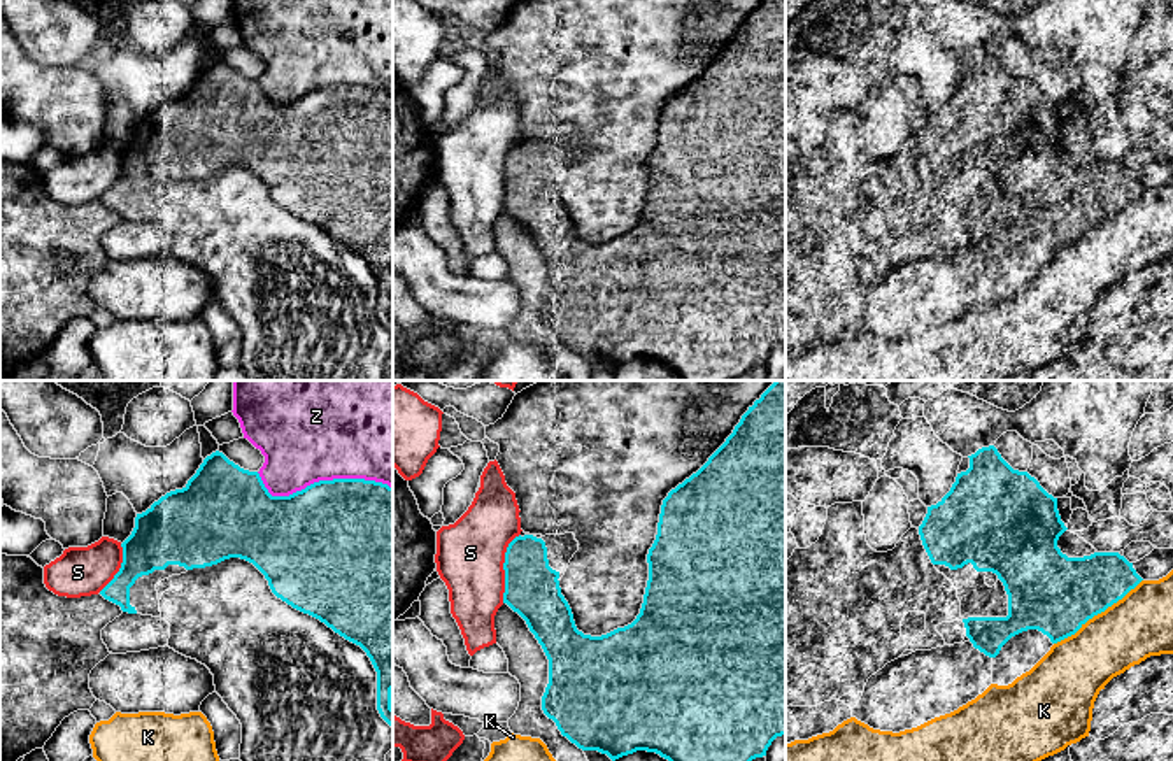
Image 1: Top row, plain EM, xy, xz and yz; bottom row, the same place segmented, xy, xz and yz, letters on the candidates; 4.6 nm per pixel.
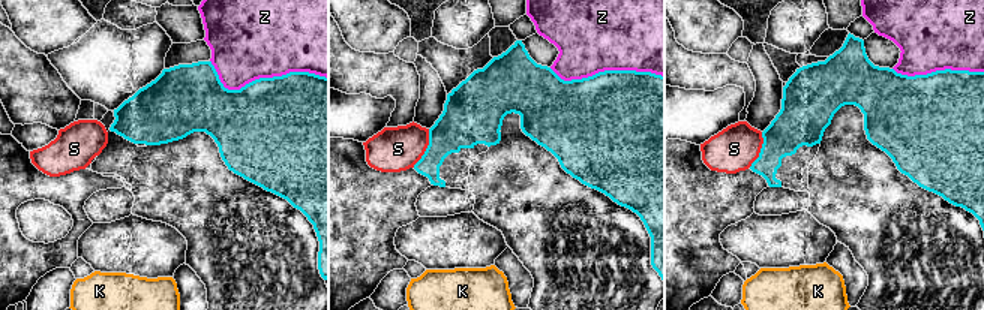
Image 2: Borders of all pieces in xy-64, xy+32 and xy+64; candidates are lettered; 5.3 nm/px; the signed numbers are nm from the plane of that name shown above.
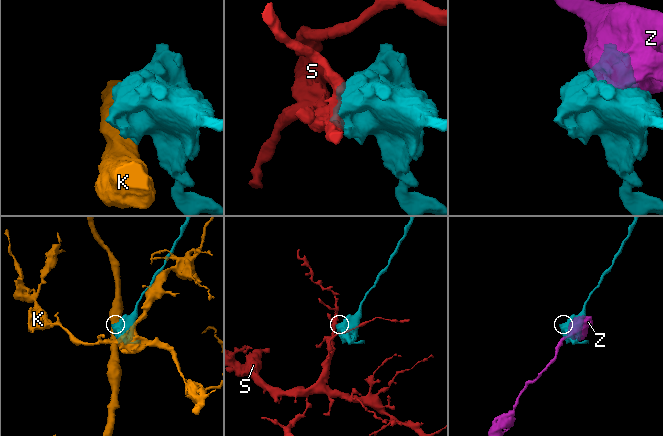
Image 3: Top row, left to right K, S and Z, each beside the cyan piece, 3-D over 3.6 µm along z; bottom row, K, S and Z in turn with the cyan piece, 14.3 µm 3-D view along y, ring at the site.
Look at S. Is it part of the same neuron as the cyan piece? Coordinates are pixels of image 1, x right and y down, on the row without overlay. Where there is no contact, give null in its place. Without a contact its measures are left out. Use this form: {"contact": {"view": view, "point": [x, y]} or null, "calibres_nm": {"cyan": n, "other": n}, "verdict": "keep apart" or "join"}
{"contact": {"view": "xz", "point": [504, 176]}, "calibres_nm": {"cyan": 260, "other": 320}, "verdict": "keep apart"}

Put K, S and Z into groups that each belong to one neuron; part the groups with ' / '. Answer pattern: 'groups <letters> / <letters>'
groups K / S / Z

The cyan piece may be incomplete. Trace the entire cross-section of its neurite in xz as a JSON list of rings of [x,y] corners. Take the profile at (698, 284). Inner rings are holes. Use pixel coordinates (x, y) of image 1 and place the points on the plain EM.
[[[763,0],[708,68],[663,107],[658,142],[647,161],[649,188],[643,210],[631,231],[601,244],[584,242],[577,237],[572,216],[559,195],[577,158],[579,149],[573,140],[542,144],[521,139],[508,151],[503,170],[503,210],[526,228],[549,267],[549,291],[542,303],[542,317],[556,330],[561,342],[579,356],[598,358],[612,368],[636,358],[656,359],[680,380],[735,380],[752,366],[766,363],[771,349],[786,342],[786,0]]]

